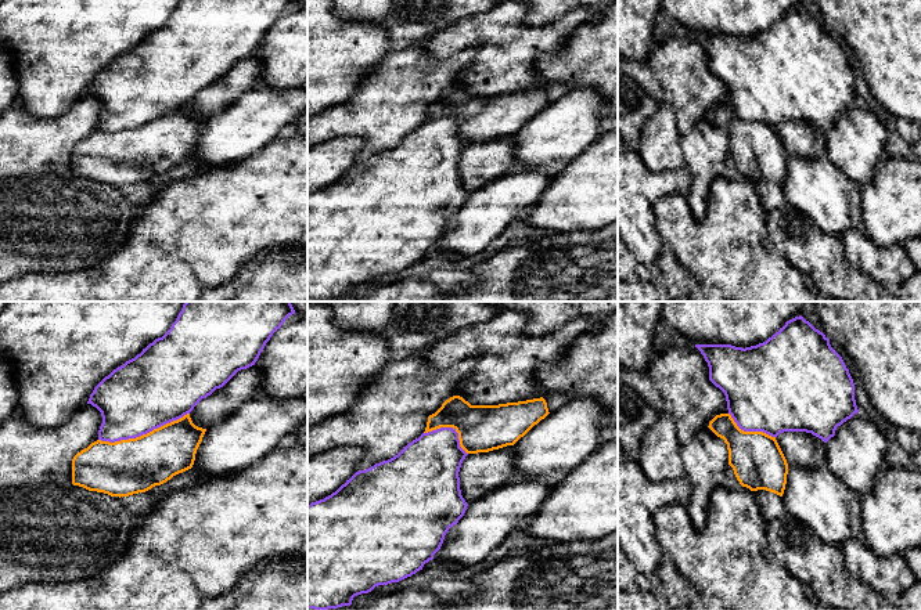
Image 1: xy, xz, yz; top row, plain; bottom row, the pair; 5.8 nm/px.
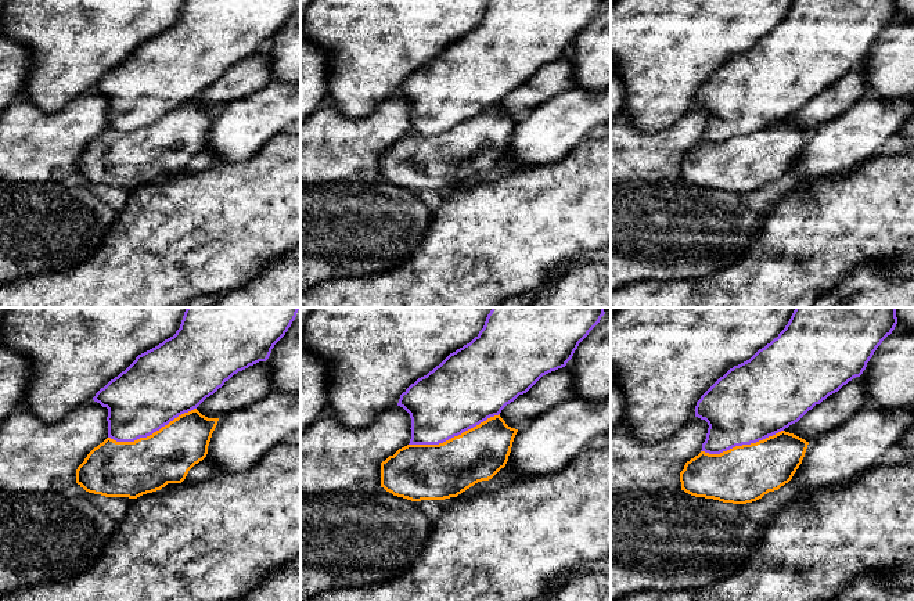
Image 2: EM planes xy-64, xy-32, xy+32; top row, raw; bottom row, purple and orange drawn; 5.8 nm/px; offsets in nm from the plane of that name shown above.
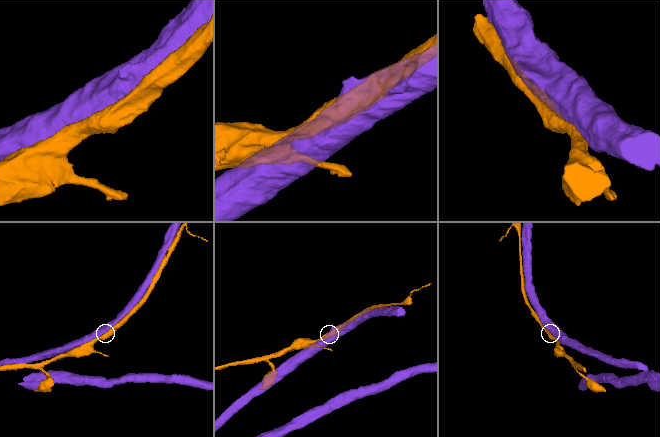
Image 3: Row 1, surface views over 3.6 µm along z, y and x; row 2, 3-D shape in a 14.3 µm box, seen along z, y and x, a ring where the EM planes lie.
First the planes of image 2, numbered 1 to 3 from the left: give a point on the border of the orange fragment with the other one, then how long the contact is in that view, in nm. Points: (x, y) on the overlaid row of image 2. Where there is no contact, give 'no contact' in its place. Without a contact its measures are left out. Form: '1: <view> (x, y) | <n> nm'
1: xy-64 (151, 434) | 550 nm
2: xy-32 (453, 436) | 550 nm
3: xy+32 (741, 445) | 500 nm

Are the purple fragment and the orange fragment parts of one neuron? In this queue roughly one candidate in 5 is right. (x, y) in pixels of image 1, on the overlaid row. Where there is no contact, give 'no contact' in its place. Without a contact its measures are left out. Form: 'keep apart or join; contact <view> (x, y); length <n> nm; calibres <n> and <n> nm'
keep apart; contact xy (143, 433); length 550 nm; calibres 420 and 320 nm

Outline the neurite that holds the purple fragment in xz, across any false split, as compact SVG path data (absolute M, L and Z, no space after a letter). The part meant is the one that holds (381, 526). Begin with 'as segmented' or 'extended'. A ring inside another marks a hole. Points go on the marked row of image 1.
as segmented; M440 427L422 433L409 443L403 450L388 461L356 472L345 484L324 499L307 505L307 609L328 610L350 606L355 596L371 592L378 585L399 582L422 570L424 564L433 559L440 549L445 535L450 527L464 516L468 503L461 495L458 472L468 454L460 447L458 433L453 427Z

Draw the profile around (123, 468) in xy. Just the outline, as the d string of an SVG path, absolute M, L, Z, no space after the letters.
M187 414L136 438L97 440L73 456L72 484L119 498L145 492L193 468L205 432Z

